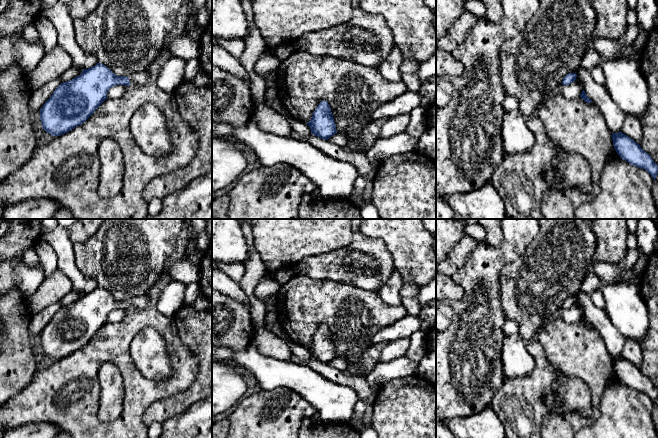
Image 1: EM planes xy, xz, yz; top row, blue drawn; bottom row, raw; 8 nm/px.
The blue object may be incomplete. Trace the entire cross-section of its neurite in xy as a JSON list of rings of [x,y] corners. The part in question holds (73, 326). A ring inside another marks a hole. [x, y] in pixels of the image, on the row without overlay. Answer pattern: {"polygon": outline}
{"polygon": [[[101,287],[84,293],[79,300],[61,307],[42,330],[42,351],[52,360],[63,359],[83,348],[108,323],[110,312],[130,308],[145,310],[149,301],[146,295],[134,297],[129,302],[117,300]]]}

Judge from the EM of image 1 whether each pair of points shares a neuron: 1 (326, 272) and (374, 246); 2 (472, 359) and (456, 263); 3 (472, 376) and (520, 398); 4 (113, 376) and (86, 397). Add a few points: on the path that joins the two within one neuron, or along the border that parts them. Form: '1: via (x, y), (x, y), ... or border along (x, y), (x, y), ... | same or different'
1: via (338, 265), (342, 262), (353, 261), (362, 252) | same
2: border along (472, 251), (465, 262), (451, 276) | different
3: border along (504, 376), (501, 388), (493, 396), (489, 407) | different
4: border along (103, 364), (98, 371), (99, 407), (97, 410) | different

